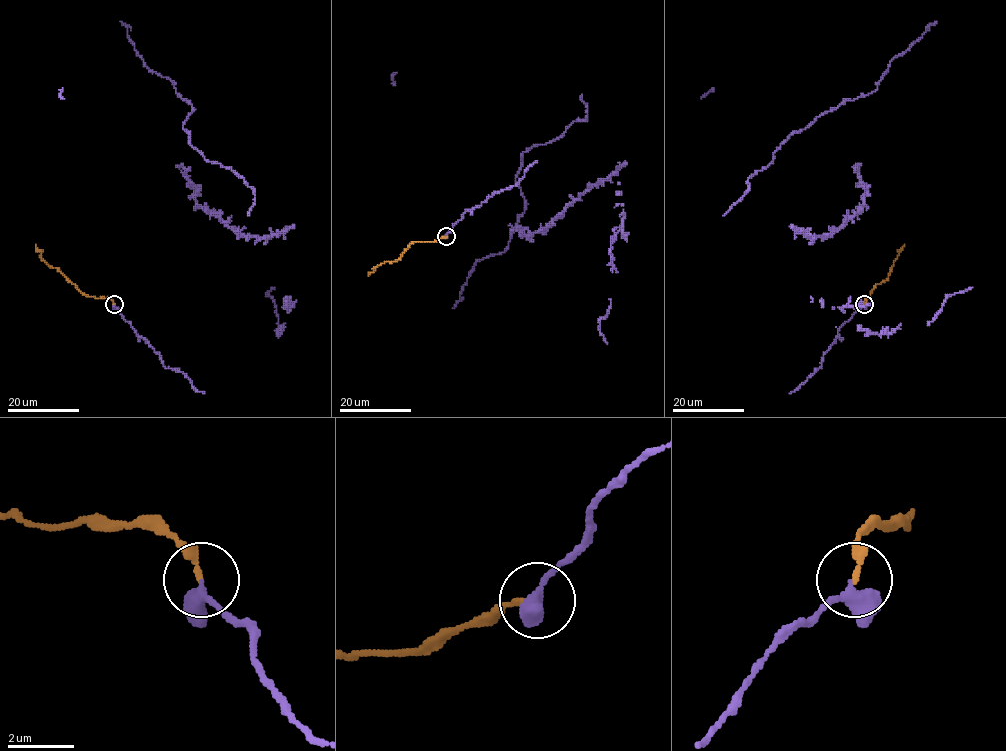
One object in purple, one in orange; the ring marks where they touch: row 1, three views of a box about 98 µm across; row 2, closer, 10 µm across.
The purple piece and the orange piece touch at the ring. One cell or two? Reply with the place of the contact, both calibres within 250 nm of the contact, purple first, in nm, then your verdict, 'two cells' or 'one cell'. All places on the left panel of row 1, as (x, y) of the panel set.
place (114, 304); calibres 320 and 200 nm; one cell

